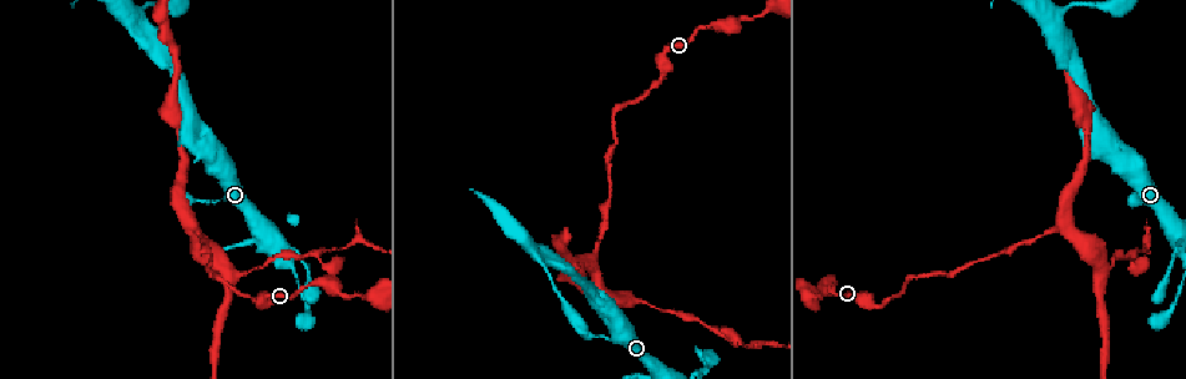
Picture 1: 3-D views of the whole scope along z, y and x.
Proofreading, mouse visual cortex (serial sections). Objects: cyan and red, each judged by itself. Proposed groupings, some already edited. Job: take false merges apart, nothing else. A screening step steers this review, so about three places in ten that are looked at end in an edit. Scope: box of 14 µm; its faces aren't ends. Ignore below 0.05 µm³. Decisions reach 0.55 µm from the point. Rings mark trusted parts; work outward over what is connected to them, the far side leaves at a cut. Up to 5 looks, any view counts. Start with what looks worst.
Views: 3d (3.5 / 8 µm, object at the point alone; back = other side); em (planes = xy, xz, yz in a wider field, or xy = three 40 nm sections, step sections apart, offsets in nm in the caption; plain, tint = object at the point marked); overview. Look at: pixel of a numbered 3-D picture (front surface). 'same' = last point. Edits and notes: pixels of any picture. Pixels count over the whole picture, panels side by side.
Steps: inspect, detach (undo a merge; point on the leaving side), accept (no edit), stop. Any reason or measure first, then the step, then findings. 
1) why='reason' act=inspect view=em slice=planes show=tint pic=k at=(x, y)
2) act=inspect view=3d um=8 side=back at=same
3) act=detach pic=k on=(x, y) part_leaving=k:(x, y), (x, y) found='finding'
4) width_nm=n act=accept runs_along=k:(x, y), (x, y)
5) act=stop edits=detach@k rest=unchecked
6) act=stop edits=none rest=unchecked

why='sudden change in width' act=inspect view=3d um=3.5 pic=1 at=(253, 268)

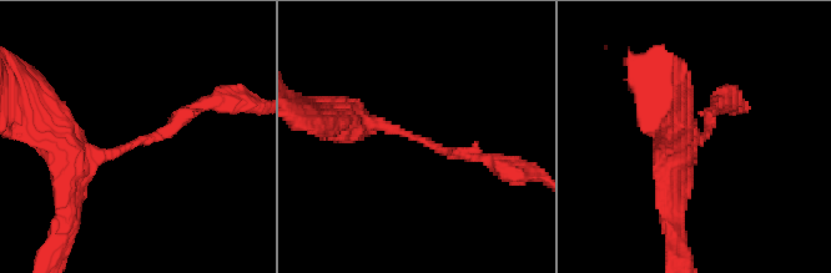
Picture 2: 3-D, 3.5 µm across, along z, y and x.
arm_widths_nm=150,300 act=accept runs_along=2:(66, 150), (115, 153), (207, 100) found='continuous, no second cell'

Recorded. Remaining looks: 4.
why='thick turns thin' act=inspect view=em slice=planes show=tint pic=1 at=(1132, 253)

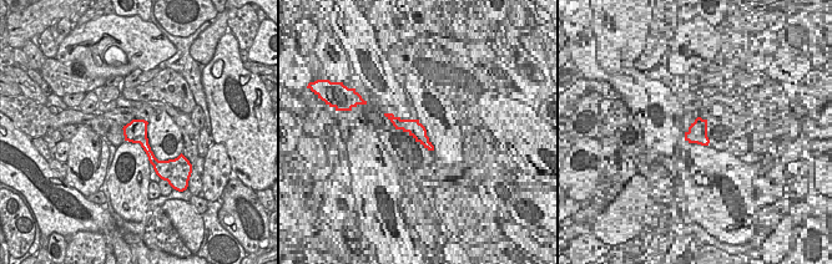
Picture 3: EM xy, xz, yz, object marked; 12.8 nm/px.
act=inspect view=3d um=3.5 at=same

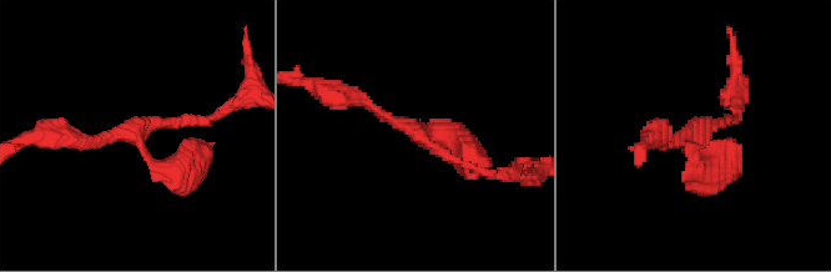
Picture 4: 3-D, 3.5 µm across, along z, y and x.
arm_widths_nm=100,200,350 act=accept runs_along=4:(340, 97), (443, 132), (466, 155) found='continuous, no second cell'

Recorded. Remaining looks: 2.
act=stop edits=none rest=unchecked

